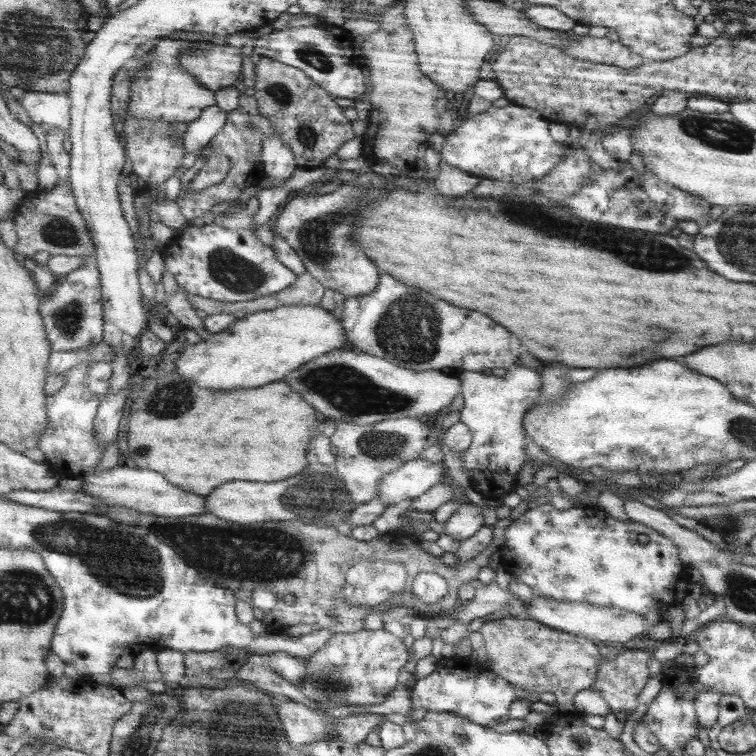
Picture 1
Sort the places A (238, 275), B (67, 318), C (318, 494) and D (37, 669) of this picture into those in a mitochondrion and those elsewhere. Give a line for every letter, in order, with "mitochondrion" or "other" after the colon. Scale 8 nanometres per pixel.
A: mitochondrion
B: mitochondrion
C: mitochondrion
D: other

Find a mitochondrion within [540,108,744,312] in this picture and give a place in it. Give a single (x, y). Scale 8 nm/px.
(611, 220)

